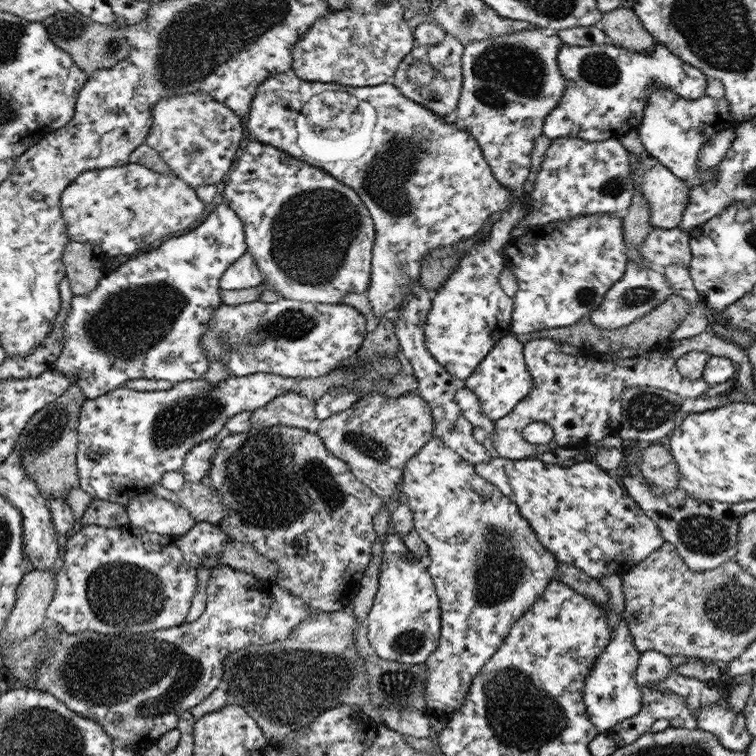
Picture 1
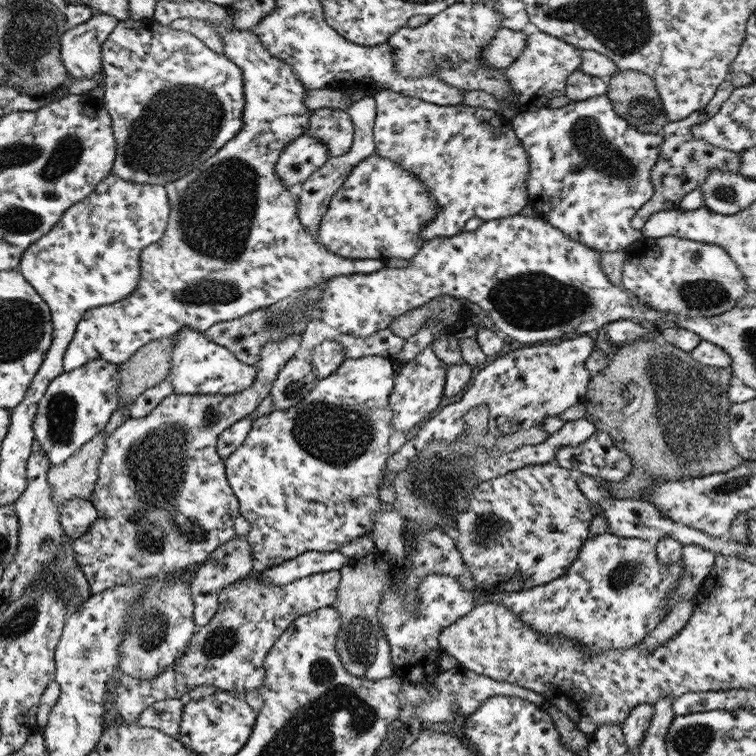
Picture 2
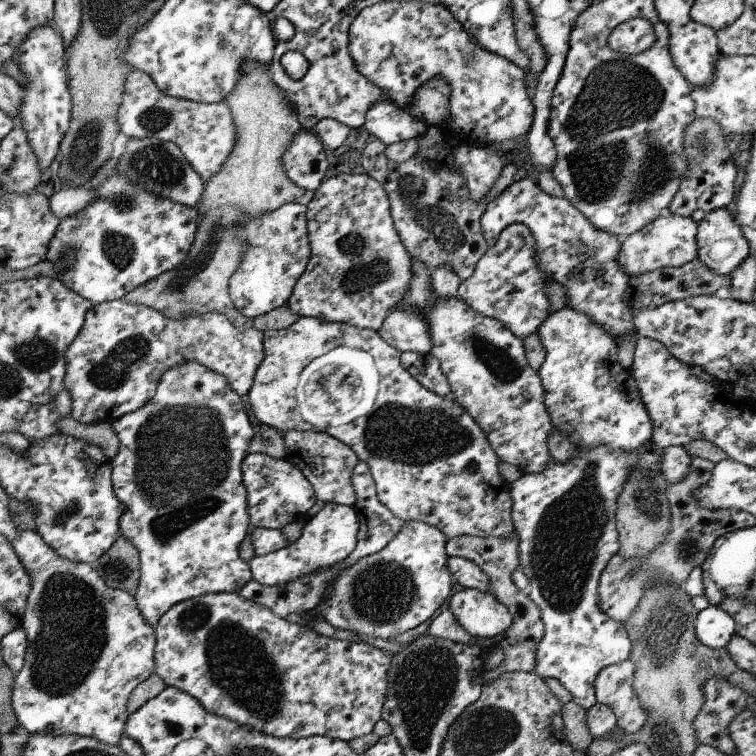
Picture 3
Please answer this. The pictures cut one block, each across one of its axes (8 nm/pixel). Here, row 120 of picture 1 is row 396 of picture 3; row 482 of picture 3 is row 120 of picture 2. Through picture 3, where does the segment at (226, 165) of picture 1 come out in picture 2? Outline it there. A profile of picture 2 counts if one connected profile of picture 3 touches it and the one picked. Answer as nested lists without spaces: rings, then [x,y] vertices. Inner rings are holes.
[[[153,19],[118,21],[117,27],[108,35],[102,43],[102,69],[105,72],[104,95],[102,103],[111,116],[113,135],[116,143],[116,158],[113,164],[112,174],[122,180],[136,184],[160,184],[167,185],[184,177],[194,169],[200,168],[211,156],[214,156],[231,138],[238,134],[243,127],[243,110],[245,107],[245,95],[243,90],[242,69],[223,54],[218,54],[207,47],[199,38],[186,31],[176,30],[171,25],[160,25]]]

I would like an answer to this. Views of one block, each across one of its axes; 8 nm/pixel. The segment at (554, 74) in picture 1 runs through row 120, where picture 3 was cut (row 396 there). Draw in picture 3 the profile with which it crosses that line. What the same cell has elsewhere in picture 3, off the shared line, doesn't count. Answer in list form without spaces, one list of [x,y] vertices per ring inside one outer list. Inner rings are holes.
[[[420,259],[412,260],[413,278],[410,279],[405,295],[397,302],[394,310],[421,311],[429,325],[430,354],[438,359],[442,372],[447,376],[452,397],[473,416],[479,427],[486,433],[489,444],[498,455],[500,463],[513,464],[523,474],[542,472],[551,457],[547,438],[554,427],[554,422],[544,402],[545,392],[541,378],[528,365],[523,340],[504,327],[499,320],[476,312],[457,296],[449,299],[442,297],[435,299],[435,296],[431,295],[431,274],[426,273],[426,267],[427,265]]]

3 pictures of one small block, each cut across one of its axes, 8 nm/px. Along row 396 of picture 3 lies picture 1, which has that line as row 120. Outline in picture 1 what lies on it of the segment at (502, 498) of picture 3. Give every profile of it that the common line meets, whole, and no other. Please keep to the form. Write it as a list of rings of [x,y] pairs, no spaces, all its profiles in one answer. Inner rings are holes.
[[[290,68],[285,70],[283,73],[274,73],[267,76],[267,79],[261,85],[258,85],[255,90],[255,96],[252,98],[250,112],[248,114],[247,128],[250,131],[250,134],[254,136],[254,140],[269,144],[273,147],[278,147],[280,150],[287,152],[294,158],[303,161],[310,160],[310,158],[306,158],[302,149],[296,144],[298,133],[295,127],[295,120],[305,102],[308,102],[308,100],[311,100],[314,96],[322,92],[348,92],[350,96],[358,98],[360,102],[369,102],[374,107],[374,110],[376,110],[377,119],[376,128],[374,129],[374,144],[370,144],[370,148],[368,148],[362,156],[358,156],[358,158],[356,158],[356,160],[352,160],[352,162],[342,162],[342,160],[338,160],[338,162],[334,162],[334,164],[326,164],[326,166],[316,164],[316,167],[327,171],[328,174],[331,174],[334,178],[337,178],[340,182],[343,182],[346,186],[349,186],[354,190],[354,192],[360,197],[360,200],[362,200],[366,205],[366,208],[370,213],[370,218],[373,220],[375,226],[375,243],[373,244],[371,252],[373,259],[371,262],[370,286],[366,291],[366,294],[370,300],[370,306],[376,318],[380,319],[384,317],[387,312],[394,309],[400,309],[400,307],[402,307],[404,299],[406,299],[407,296],[406,292],[411,292],[411,287],[414,287],[410,286],[409,282],[415,282],[415,280],[419,280],[419,277],[421,276],[421,262],[423,261],[423,258],[425,258],[425,254],[428,254],[435,248],[441,248],[441,246],[448,246],[448,248],[453,250],[454,246],[462,240],[475,238],[475,236],[477,236],[477,234],[479,234],[483,229],[485,222],[490,219],[494,213],[502,213],[510,206],[509,202],[511,201],[511,192],[509,192],[508,188],[504,188],[494,178],[490,165],[485,161],[482,149],[479,147],[477,140],[466,129],[459,129],[452,120],[443,121],[439,117],[439,114],[436,114],[433,110],[428,110],[428,107],[422,106],[412,100],[408,100],[408,98],[402,95],[398,88],[392,84],[392,81],[379,84],[378,86],[345,87],[344,85],[336,83],[326,84],[320,82],[308,82],[307,80],[299,79],[298,75],[292,70],[292,68]]]

